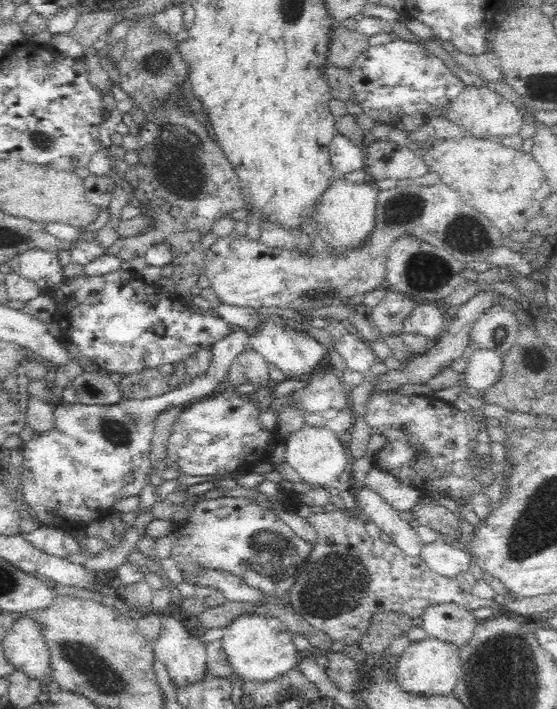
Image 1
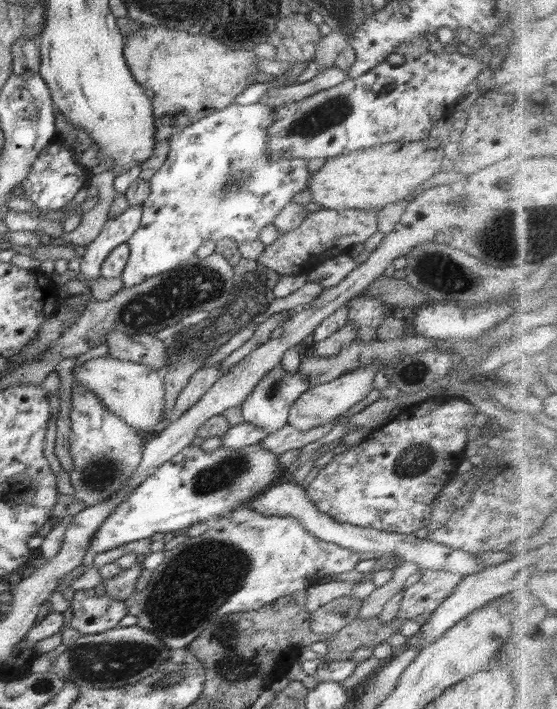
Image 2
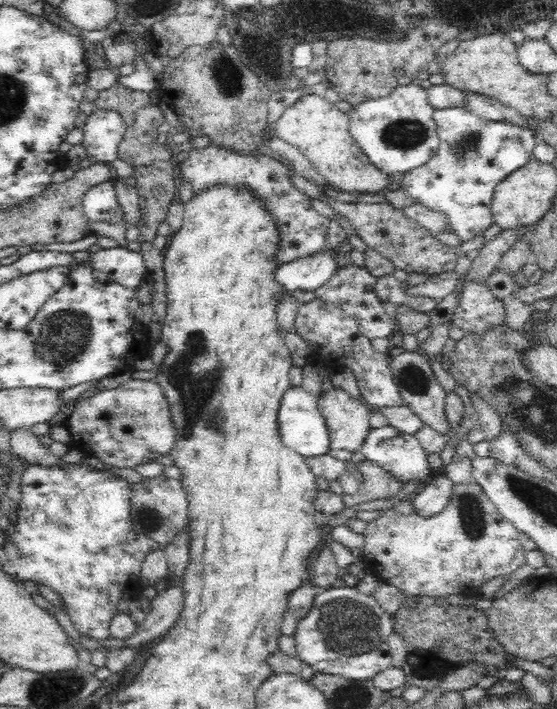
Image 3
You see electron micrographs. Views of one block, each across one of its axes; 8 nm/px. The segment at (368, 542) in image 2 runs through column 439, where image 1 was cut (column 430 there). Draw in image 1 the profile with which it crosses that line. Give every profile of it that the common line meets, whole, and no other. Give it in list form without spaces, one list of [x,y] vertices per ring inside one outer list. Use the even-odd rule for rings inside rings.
[[[438,540],[422,547],[421,558],[434,572],[448,578],[455,578],[462,572],[468,572],[471,557],[460,546]]]

